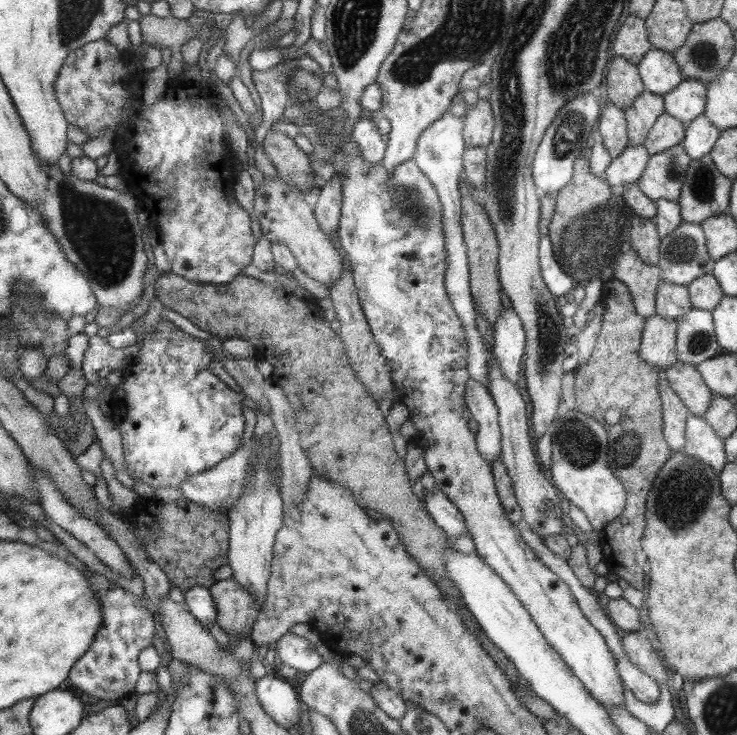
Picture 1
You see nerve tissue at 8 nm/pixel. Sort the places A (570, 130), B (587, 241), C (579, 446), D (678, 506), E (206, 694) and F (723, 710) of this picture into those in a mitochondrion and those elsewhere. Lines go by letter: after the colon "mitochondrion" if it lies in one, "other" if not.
A: mitochondrion
B: mitochondrion
C: mitochondrion
D: mitochondrion
E: other
F: mitochondrion

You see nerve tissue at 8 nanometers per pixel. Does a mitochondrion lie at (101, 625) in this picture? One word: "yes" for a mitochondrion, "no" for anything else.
no

